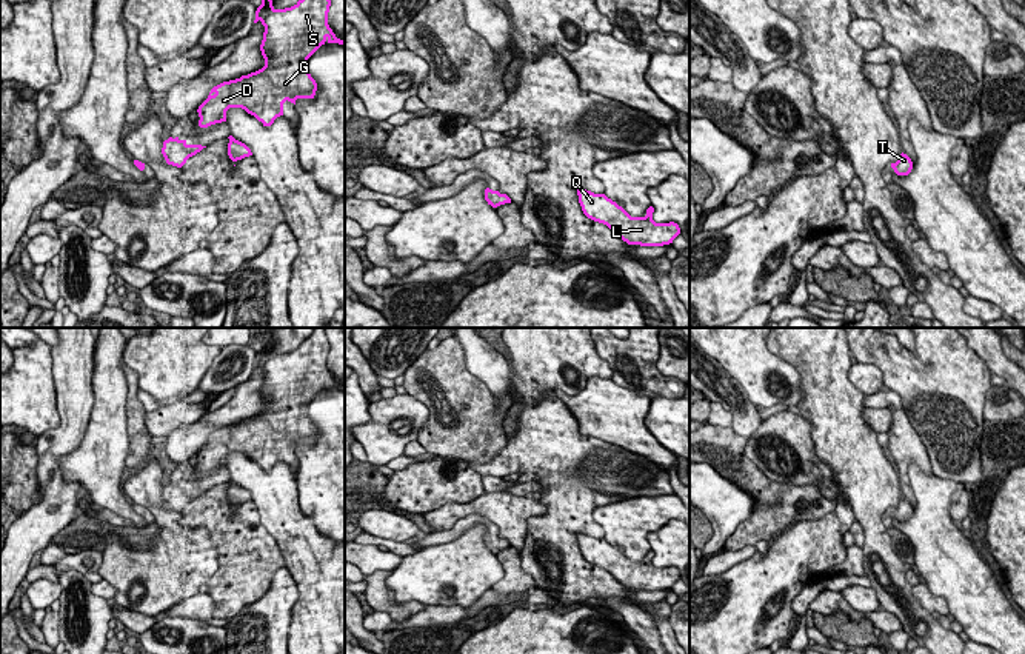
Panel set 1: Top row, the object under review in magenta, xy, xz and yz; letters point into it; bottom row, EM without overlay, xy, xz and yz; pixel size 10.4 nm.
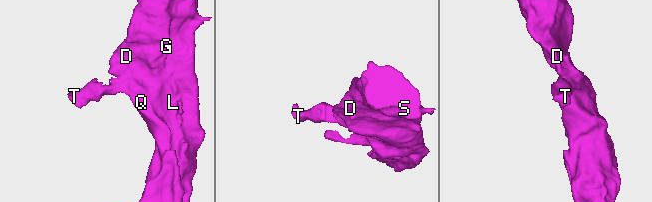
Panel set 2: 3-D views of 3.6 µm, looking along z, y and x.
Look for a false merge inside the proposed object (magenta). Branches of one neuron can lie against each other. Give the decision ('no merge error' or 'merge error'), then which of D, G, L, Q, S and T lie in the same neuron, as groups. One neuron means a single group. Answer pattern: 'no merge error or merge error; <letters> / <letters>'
no merge error; D G L Q S T

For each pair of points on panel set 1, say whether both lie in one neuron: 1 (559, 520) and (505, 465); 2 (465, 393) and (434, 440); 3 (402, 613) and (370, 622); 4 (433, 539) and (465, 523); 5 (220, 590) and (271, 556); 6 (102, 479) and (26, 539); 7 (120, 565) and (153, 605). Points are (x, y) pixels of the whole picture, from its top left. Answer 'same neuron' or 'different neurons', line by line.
1: same neuron
2: same neuron
3: different neurons
4: same neuron
5: same neuron
6: different neurons
7: same neuron

